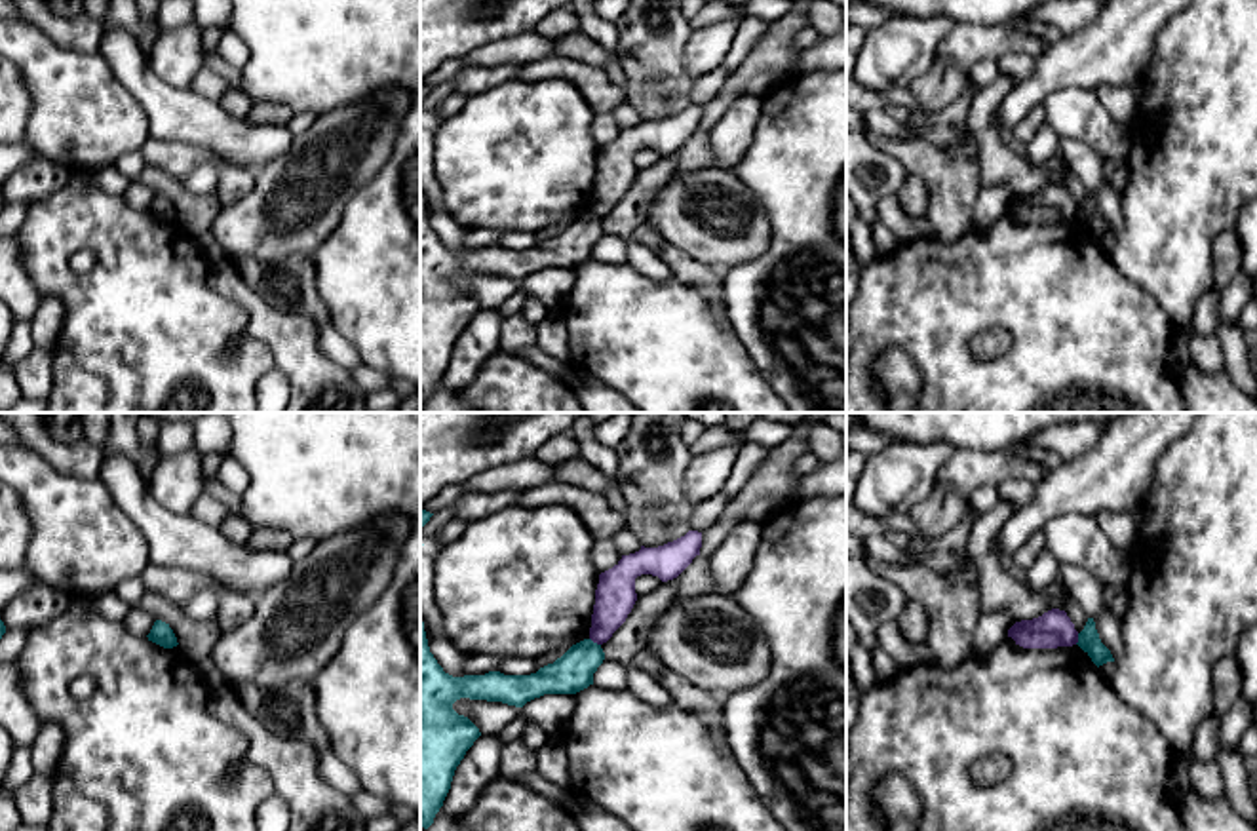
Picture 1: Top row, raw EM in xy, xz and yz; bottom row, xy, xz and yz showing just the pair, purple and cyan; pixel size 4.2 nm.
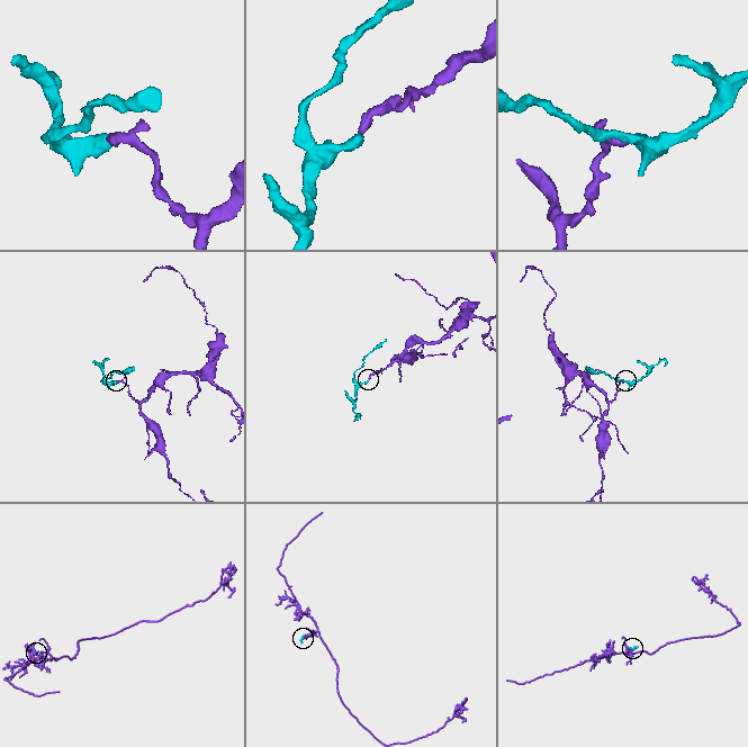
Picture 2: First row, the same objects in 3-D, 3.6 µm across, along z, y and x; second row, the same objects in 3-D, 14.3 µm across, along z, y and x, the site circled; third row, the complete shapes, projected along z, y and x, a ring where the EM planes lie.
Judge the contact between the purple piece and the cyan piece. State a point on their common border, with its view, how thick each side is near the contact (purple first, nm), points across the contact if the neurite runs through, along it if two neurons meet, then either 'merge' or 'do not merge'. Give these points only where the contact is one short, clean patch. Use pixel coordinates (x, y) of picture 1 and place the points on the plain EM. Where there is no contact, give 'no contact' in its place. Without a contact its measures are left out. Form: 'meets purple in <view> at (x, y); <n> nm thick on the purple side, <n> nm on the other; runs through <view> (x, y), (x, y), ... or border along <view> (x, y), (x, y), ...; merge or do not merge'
meets purple in xz at (596, 215); 170 nm thick on the purple side, 170 nm on the other; border along xz (590, 212), (599, 219); do not merge

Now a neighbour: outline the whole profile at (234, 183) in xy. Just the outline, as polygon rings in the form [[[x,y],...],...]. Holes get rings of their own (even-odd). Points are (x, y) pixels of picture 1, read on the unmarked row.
[[[222,165],[219,169],[217,198],[222,207],[228,207],[251,192],[255,173],[245,167]]]

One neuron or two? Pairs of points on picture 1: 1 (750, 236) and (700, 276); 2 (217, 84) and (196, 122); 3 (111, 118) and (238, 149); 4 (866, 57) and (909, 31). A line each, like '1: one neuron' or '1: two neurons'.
1: two neurons
2: two neurons
3: two neurons
4: one neuron

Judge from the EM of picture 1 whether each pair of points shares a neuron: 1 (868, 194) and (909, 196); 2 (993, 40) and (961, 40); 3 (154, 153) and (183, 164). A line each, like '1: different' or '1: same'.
1: different
2: same
3: same

